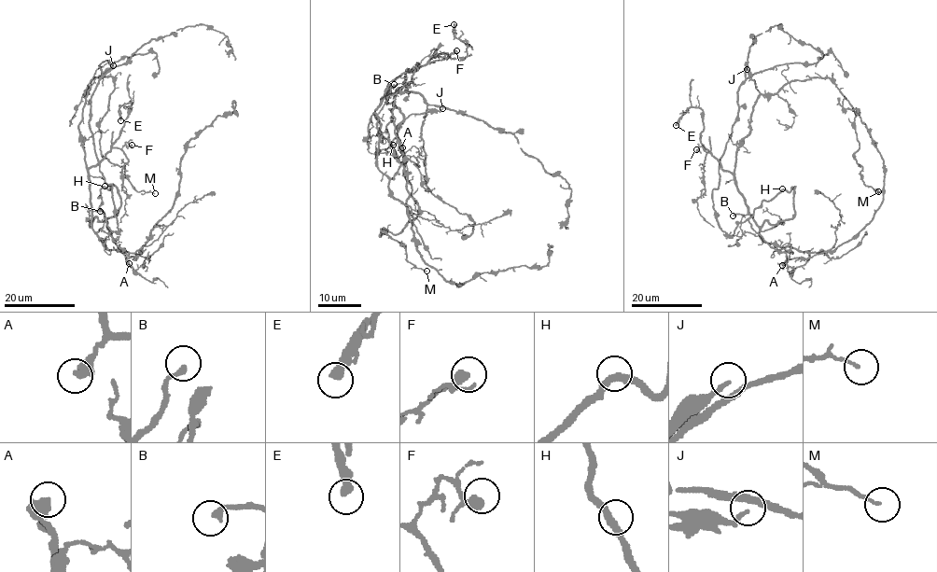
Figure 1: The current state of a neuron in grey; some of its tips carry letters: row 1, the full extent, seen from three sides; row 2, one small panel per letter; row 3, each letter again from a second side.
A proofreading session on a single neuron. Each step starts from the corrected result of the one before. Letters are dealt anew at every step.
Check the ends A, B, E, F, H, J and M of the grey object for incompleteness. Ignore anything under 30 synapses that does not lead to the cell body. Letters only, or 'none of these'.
B, E

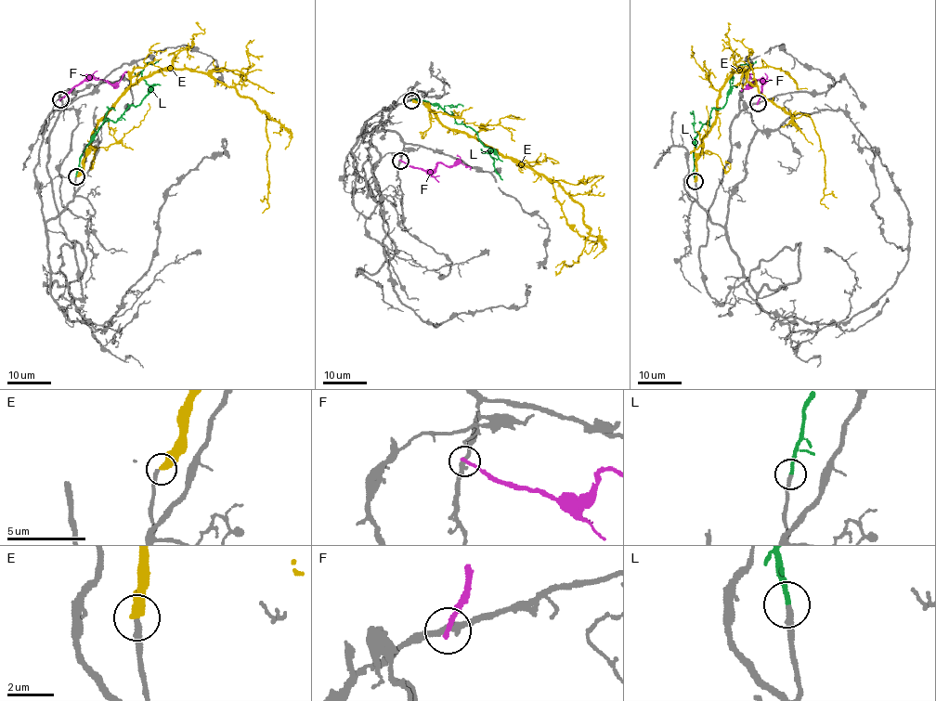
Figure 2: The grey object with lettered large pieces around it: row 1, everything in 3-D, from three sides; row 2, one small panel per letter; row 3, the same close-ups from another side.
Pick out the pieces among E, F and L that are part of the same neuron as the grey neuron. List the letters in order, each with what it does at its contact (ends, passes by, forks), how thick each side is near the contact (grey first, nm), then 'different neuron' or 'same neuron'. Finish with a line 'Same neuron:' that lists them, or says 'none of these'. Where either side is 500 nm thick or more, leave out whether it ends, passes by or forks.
E: it ends there; 240 nm thick on the grey side, 440 nm on the other; different neuron
F: it ends there; 280 nm thick on the grey side, 220 nm on the other; different neuron
L: it ends there; 240 nm thick on the grey side, 200 nm on the other; same neuron
Same neuron: L

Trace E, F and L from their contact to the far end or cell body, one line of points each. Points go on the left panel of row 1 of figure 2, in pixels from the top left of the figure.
E: (77, 176), (95, 126), (126, 91), (158, 71), (199, 71), (248, 97), (269, 118), (269, 206), (262, 213)
F: (60, 99), (92, 76), (115, 84), (127, 71)
L: (76, 176), (79, 156), (93, 135), (139, 104), (149, 87), (143, 69), (159, 60)

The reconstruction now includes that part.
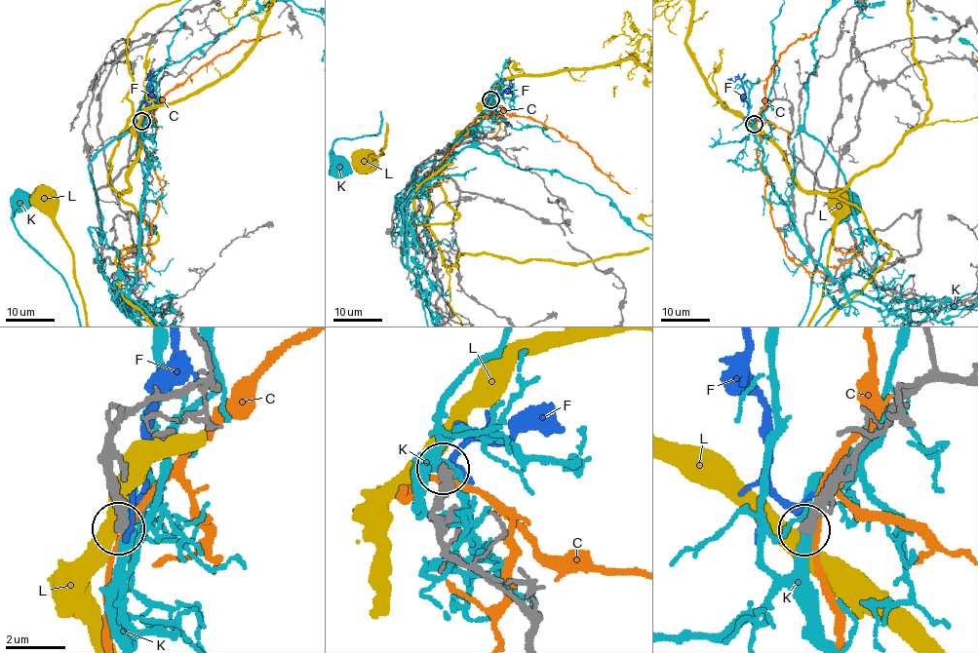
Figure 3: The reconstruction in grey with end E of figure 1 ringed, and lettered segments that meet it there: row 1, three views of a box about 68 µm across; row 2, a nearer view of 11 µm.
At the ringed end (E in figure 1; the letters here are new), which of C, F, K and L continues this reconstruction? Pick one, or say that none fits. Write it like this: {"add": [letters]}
{"add": []}

